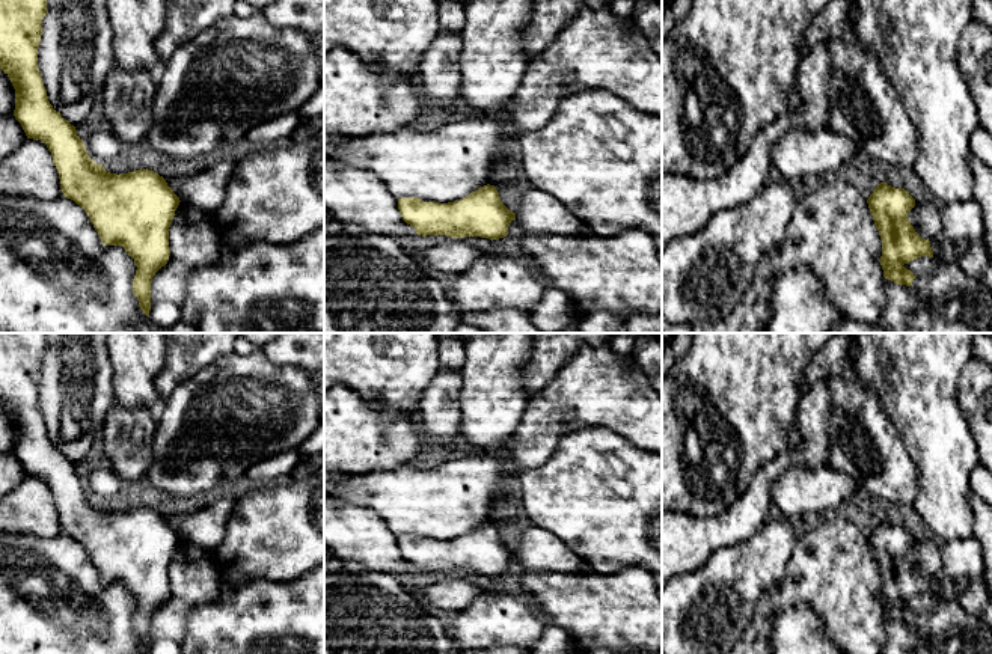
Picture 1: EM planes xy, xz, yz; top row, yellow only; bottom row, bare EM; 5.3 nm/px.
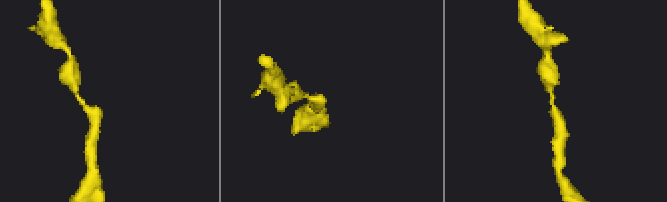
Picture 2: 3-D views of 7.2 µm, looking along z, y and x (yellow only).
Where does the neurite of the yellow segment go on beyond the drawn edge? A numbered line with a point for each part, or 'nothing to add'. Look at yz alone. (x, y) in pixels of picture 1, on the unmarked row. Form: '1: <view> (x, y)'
nothing to add

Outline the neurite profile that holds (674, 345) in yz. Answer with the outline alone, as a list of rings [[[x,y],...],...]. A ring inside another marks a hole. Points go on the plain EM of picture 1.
[[[662,333],[662,380],[690,351],[693,333]]]

